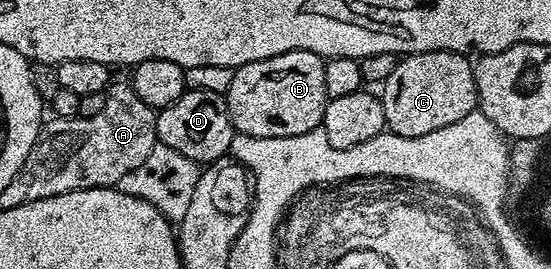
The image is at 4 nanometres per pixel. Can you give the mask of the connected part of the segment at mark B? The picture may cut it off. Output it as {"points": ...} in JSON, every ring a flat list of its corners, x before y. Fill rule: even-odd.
{"points":[[297,50,277,54,273,58,249,62,235,69,233,82,229,82,225,99,231,124,238,135,253,138,289,138,297,134,309,134,322,125,328,101,325,90,324,57,313,54,309,50]]}

